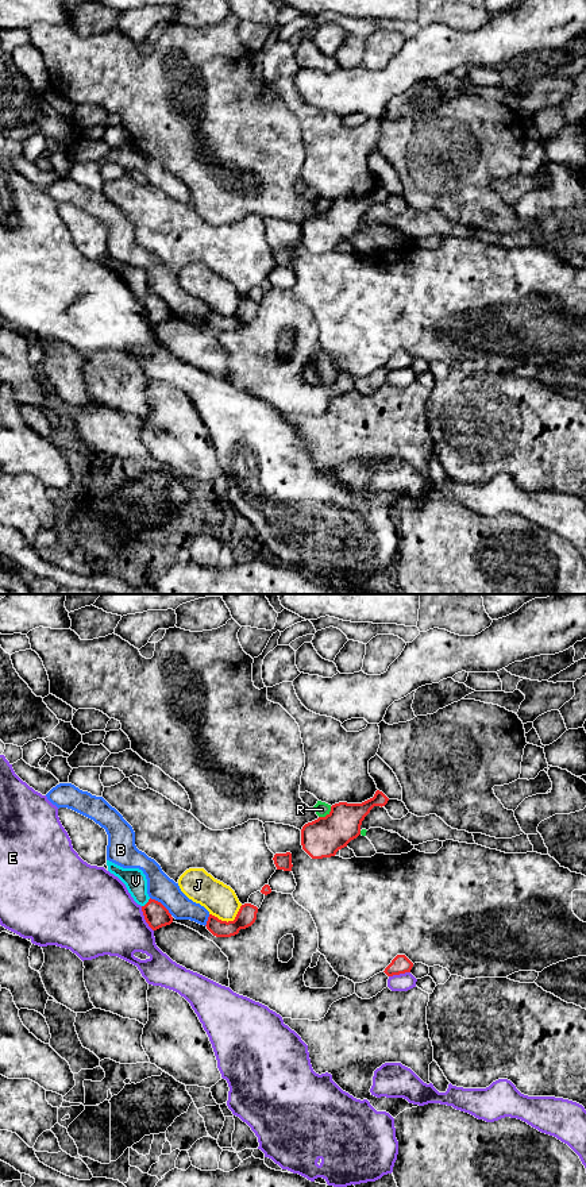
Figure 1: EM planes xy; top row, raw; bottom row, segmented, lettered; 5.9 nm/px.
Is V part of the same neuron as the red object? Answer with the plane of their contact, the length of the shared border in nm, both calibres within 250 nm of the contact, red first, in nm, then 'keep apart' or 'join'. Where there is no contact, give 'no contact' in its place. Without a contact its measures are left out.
xy | 80 nm | 140/130 nm | keep apart

